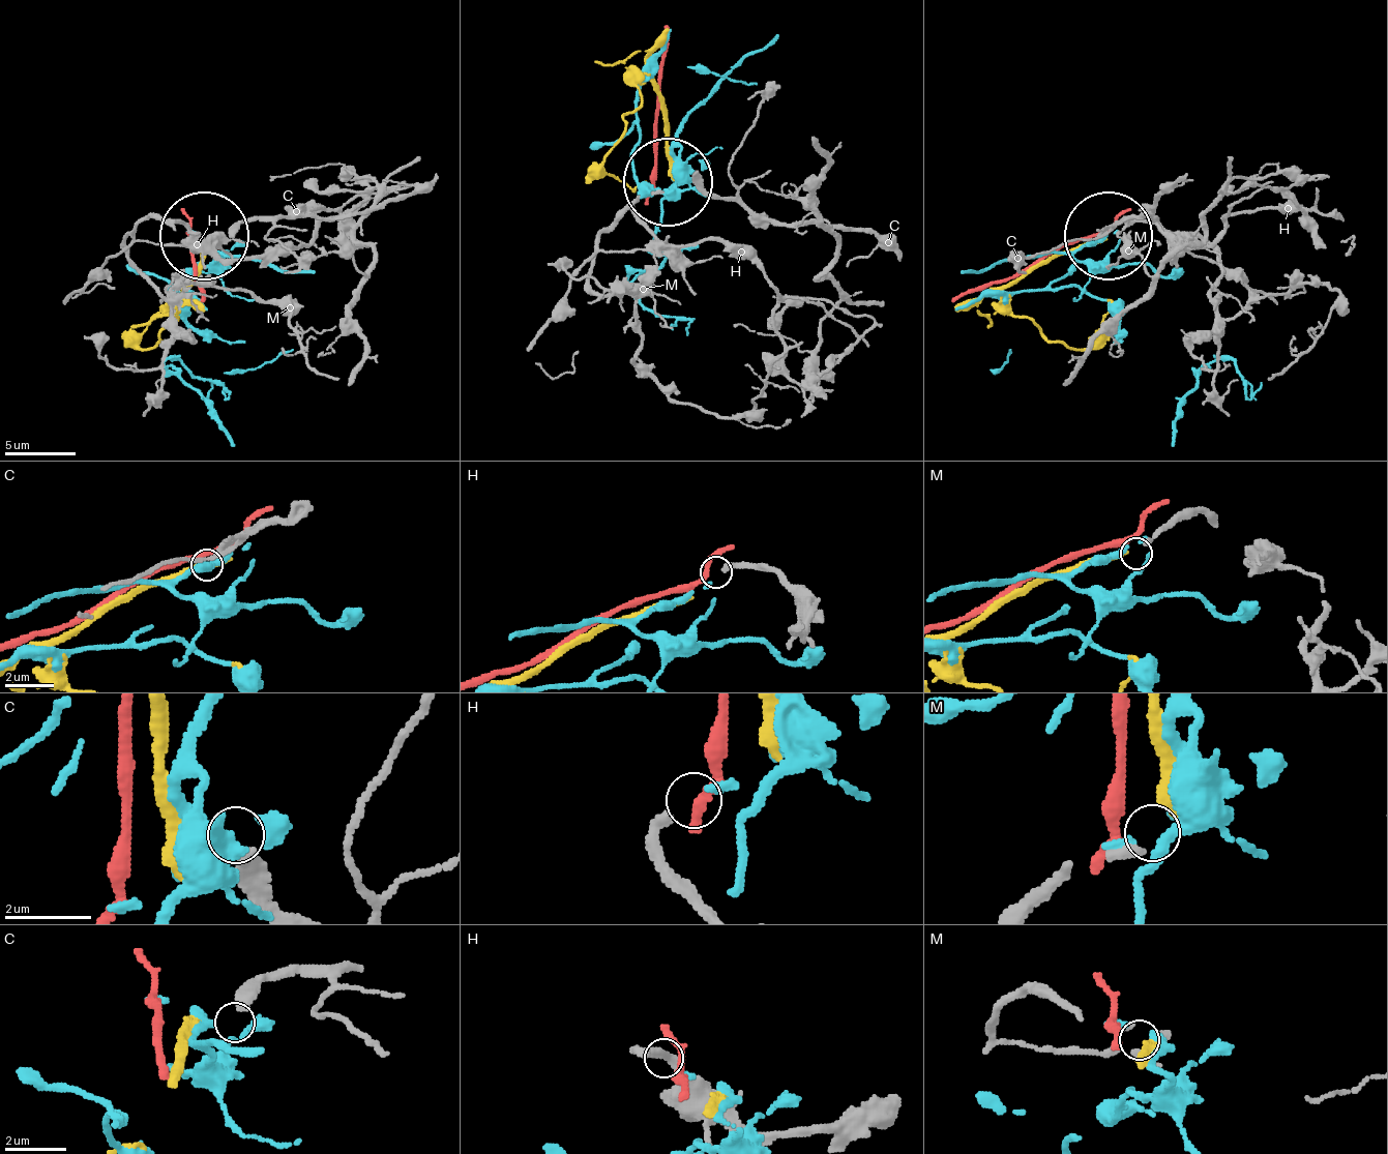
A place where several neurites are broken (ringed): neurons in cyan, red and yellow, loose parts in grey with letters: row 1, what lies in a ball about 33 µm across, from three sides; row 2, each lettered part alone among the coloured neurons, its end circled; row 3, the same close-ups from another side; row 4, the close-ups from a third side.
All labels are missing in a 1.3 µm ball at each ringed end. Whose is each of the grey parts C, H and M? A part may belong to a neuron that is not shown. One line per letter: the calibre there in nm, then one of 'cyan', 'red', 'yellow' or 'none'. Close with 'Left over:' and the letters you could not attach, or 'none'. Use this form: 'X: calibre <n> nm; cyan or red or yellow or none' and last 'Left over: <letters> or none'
C: calibre 380 nm; none
H: calibre 240 nm; cyan
M: calibre 240 nm; yellow
Left over: C

